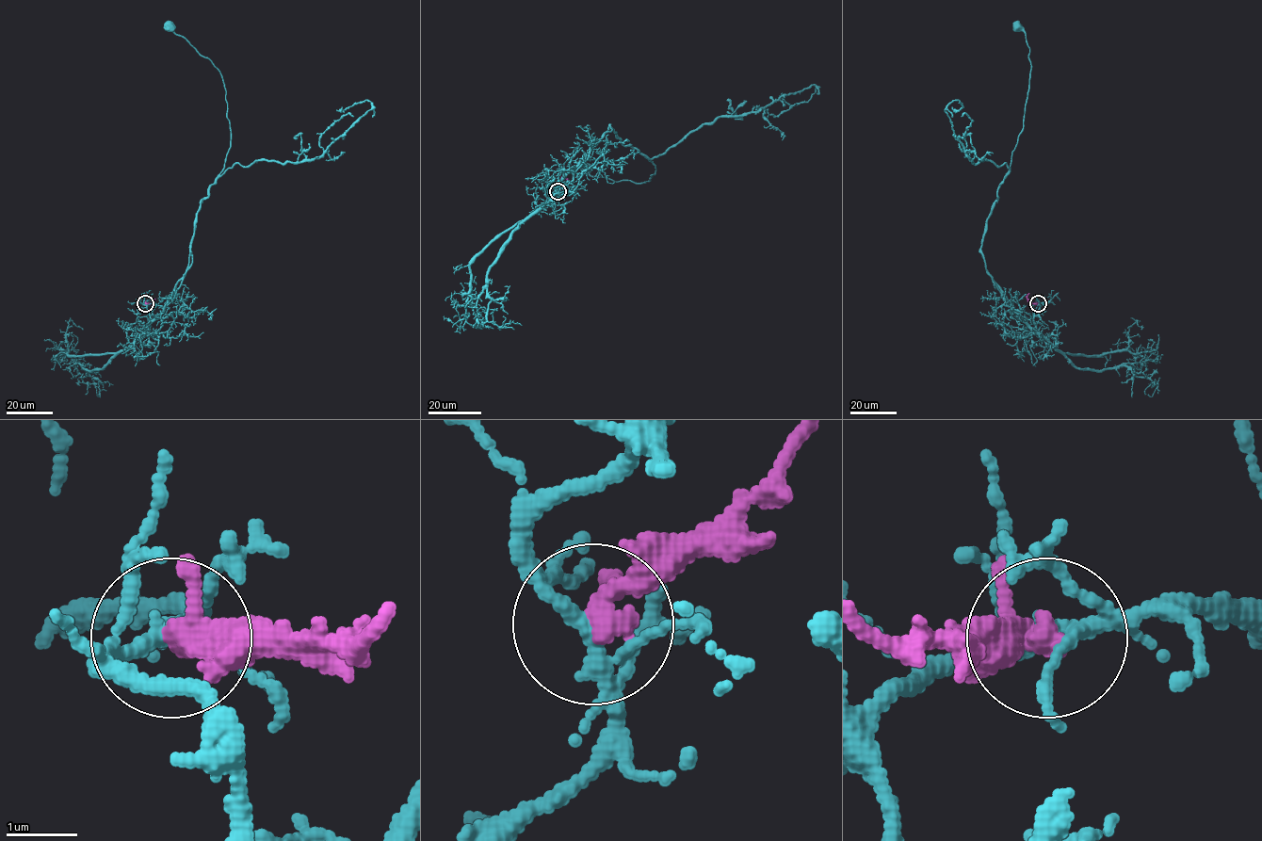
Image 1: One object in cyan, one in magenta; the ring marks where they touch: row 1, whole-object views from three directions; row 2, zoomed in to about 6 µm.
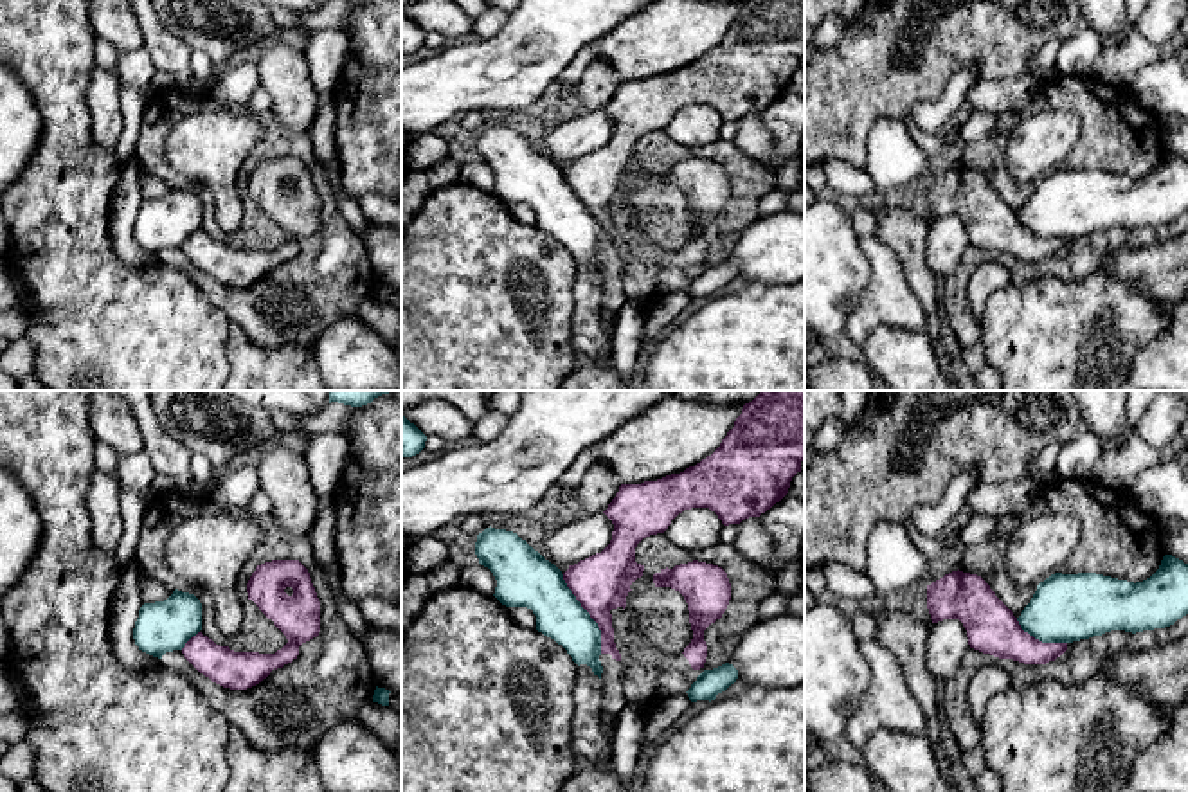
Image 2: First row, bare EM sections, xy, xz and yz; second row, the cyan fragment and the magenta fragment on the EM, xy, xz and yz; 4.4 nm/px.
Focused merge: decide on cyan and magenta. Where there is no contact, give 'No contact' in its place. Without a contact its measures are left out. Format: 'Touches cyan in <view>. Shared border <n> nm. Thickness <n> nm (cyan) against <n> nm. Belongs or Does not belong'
Touches cyan in xz. Shared border 400 nm. Thickness 220 nm (cyan) against 260 nm. Does not belong

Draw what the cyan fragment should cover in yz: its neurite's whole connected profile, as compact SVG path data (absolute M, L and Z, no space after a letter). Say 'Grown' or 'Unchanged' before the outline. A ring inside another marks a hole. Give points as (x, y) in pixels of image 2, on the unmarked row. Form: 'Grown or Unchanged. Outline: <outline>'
Unchanged. Outline: M1165 151L1159 166L1143 178L1127 178L1096 169L1055 169L1037 182L1017 214L1021 225L1042 239L1073 239L1111 227L1143 229L1165 225L1188 211L1188 160Z

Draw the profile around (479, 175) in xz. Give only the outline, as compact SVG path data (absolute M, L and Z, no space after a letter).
M477 160L461 167L461 182L493 193L497 176L488 164Z

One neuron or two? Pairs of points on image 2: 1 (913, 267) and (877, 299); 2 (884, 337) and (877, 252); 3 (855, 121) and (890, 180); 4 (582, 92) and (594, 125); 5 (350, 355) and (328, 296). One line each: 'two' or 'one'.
1: two
2: two
3: two
4: two
5: two

